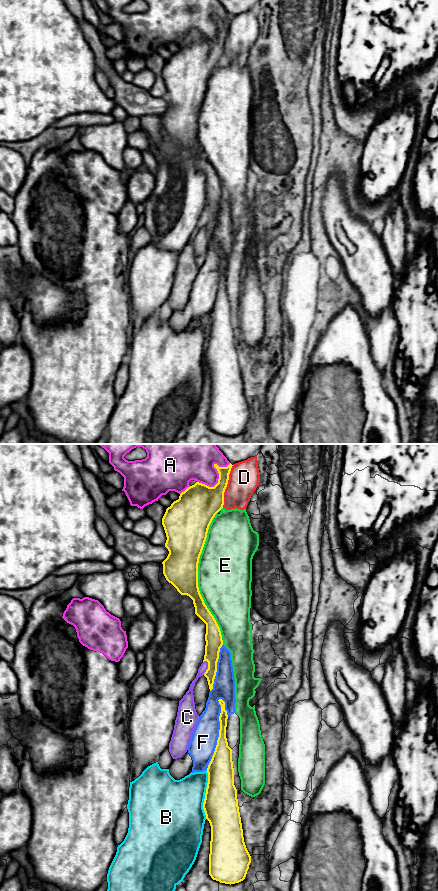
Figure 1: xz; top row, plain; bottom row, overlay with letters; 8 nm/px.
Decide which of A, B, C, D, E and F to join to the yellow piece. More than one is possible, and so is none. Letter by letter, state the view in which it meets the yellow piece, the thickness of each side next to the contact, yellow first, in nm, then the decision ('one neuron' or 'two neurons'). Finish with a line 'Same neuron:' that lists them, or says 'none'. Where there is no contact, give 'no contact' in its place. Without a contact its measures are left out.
A: contact in xz; calibres 280 and 340 nm; two neurons
B: contact in xz; calibres 280 and 420 nm; two neurons
C: contact in xz; calibres 140 and 70 nm; one neuron
D: contact in xz; calibres 300 and 240 nm; two neurons
E: contact in xz; calibres 280 and 440 nm; two neurons
F: contact in xz; calibres 190 and 220 nm; two neurons
Same neuron: C

